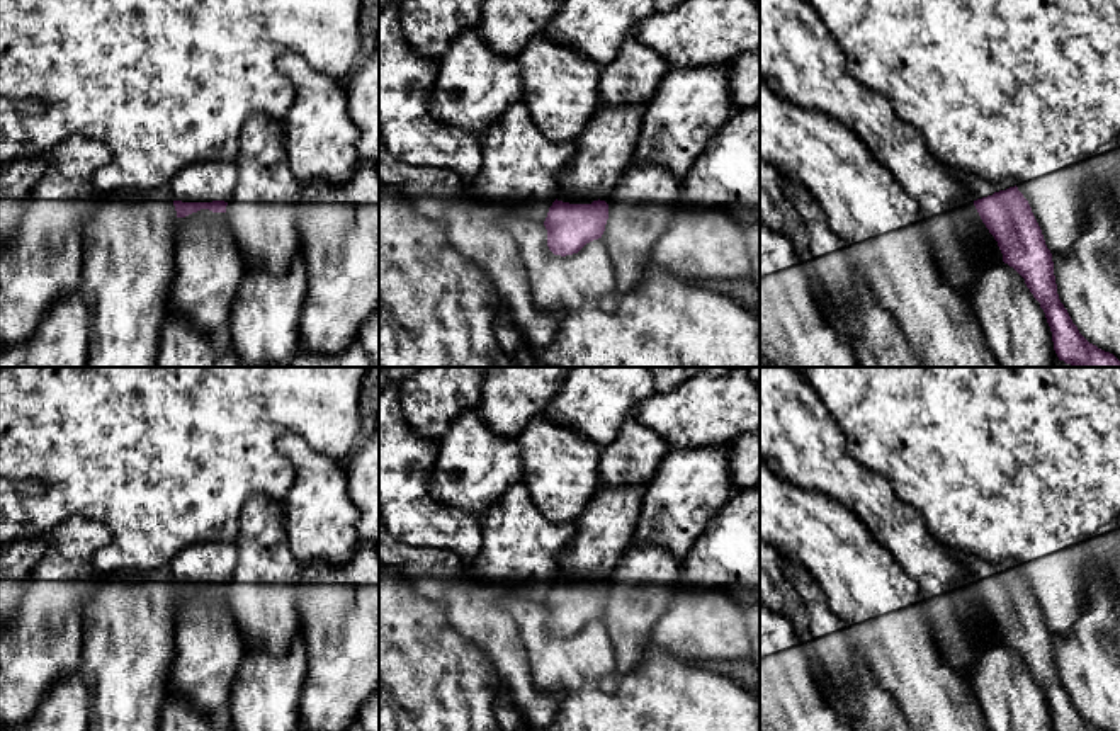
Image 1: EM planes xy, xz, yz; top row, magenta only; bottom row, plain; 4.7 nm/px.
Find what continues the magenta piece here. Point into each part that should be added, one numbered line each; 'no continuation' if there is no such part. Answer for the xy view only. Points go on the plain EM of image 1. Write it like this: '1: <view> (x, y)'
1: xy (206, 561)

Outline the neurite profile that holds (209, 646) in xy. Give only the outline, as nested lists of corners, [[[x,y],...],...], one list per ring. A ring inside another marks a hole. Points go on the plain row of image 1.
[[[201,590],[178,598],[173,638],[177,651],[170,672],[168,692],[185,697],[206,716],[226,709],[241,658],[248,649],[228,605],[226,593]]]

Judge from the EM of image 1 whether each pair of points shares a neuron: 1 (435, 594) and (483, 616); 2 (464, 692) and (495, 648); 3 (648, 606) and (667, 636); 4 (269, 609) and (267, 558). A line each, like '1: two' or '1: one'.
1: one
2: two
3: two
4: one

